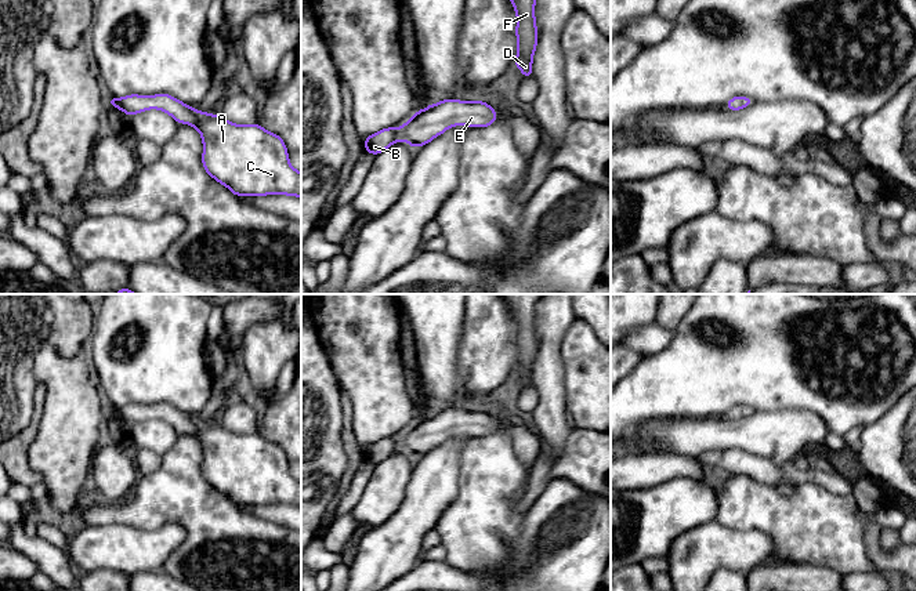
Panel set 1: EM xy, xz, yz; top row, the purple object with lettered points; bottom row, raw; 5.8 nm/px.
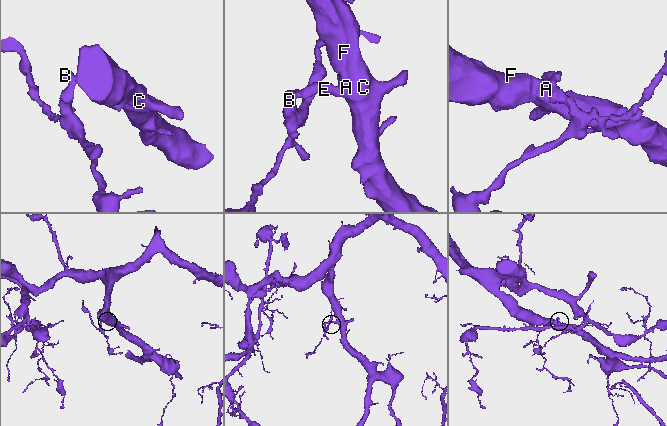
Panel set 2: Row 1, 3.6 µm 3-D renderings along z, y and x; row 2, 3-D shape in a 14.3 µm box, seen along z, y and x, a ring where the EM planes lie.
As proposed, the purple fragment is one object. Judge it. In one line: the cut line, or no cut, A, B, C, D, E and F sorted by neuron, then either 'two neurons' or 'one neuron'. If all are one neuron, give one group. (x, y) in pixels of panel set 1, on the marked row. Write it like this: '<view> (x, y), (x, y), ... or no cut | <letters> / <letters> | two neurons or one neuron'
no cut | A B C D E F | one neuron

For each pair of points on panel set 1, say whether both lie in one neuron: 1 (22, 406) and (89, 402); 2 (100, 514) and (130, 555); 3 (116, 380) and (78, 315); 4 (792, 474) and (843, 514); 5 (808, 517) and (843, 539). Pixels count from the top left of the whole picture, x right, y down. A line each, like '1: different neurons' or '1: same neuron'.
1: different neurons
2: different neurons
3: different neurons
4: different neurons
5: same neuron

